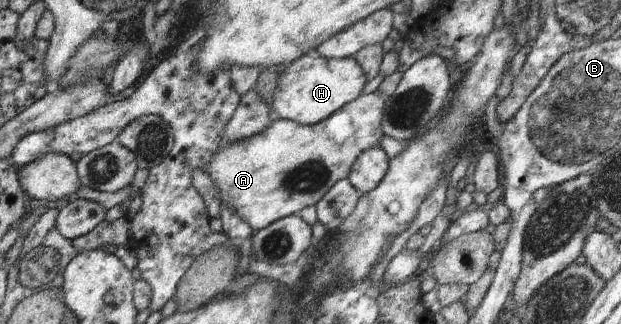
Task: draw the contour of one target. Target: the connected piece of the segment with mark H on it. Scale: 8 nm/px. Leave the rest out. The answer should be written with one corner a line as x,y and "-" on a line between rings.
302,54
288,63
277,77
271,107
275,117
292,120
300,125
311,126
354,101
367,83
364,70
354,57
326,59
320,55

